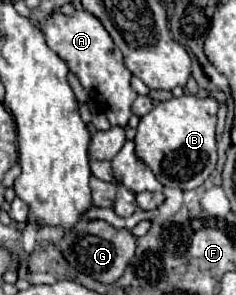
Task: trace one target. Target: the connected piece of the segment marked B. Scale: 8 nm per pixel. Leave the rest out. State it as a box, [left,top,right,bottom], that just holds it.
[135,95,219,191]

